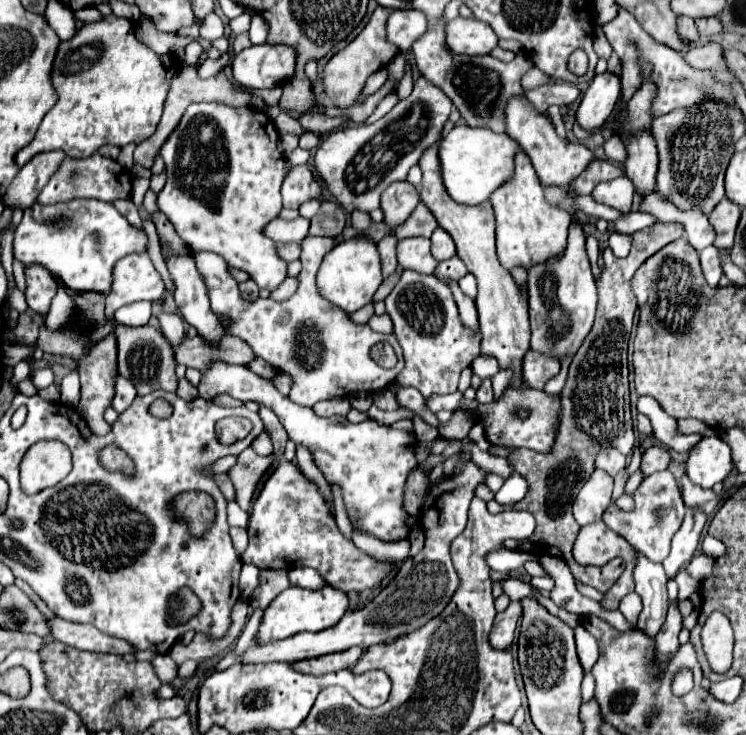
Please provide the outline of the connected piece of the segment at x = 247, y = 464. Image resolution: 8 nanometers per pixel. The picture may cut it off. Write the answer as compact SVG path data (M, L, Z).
M247 448L238 455L237 464L227 472L235 486L235 500L243 510L249 510L255 486L271 464L273 456L259 456L253 448Z

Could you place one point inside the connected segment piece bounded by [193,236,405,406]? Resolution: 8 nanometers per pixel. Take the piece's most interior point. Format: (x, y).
(324, 352)

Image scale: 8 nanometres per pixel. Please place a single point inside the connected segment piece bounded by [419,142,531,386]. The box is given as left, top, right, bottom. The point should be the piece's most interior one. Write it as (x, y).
(503, 320)

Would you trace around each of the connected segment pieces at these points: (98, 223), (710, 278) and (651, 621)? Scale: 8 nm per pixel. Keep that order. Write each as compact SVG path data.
M71 200L65 204L53 204L53 206L41 206L33 204L25 208L23 220L19 222L15 230L13 240L13 256L23 264L41 264L49 272L63 278L65 286L75 290L95 290L95 292L107 292L111 288L111 270L119 258L125 258L127 254L139 254L147 252L149 238L145 230L139 230L127 222L125 216L121 216L111 204L101 200Z
M709 246L709 248L699 252L699 258L701 258L701 270L703 270L707 284L711 288L717 288L719 278L723 276L723 270L721 270L721 264L719 264L719 250L715 246Z
M635 552L635 568L633 568L635 592L643 600L643 610L639 614L639 630L649 636L655 636L665 622L669 598L667 598L667 576L661 564L643 558L643 554Z

